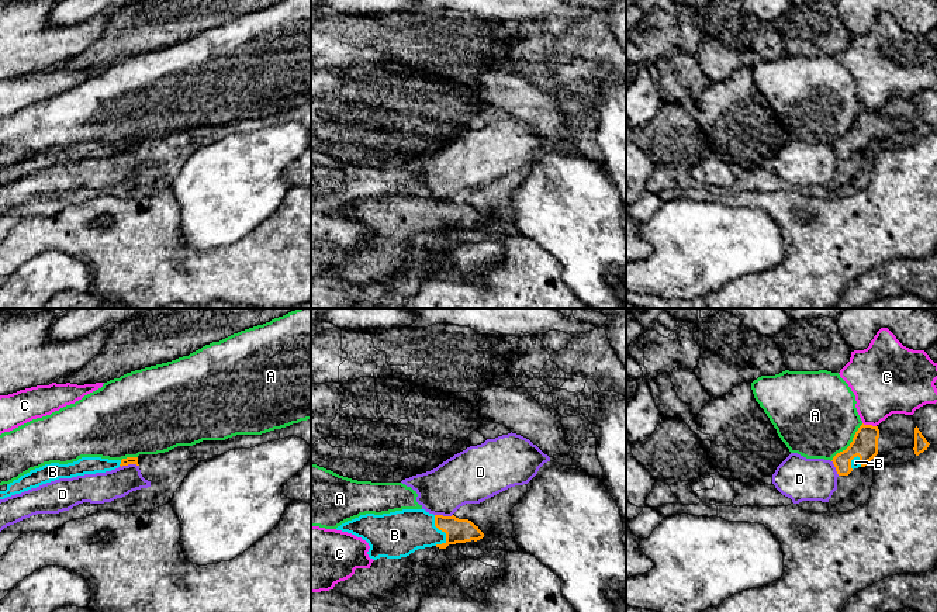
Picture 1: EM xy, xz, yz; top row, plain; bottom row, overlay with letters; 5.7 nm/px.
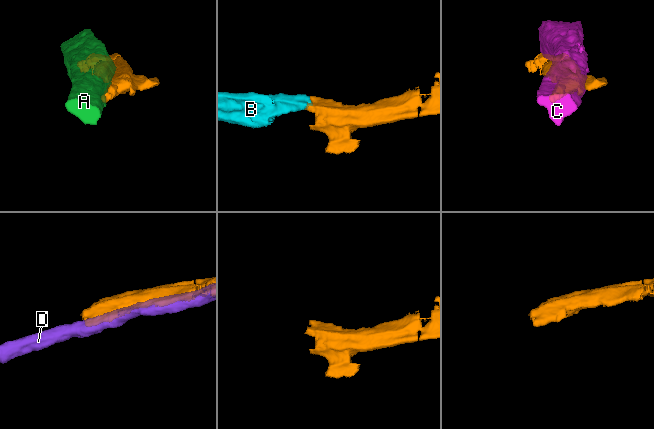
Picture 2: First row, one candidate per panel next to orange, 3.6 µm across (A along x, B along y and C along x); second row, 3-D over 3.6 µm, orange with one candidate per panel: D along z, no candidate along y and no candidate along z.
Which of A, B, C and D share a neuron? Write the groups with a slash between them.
A / B / C / D

